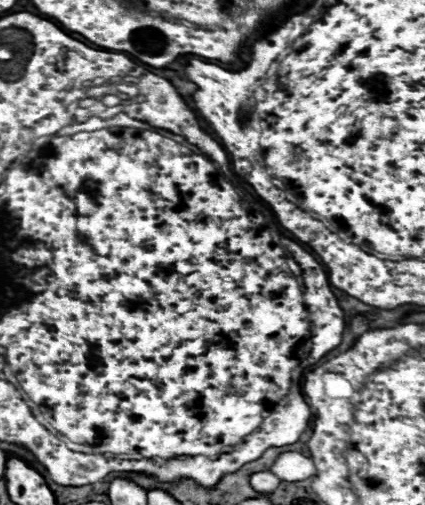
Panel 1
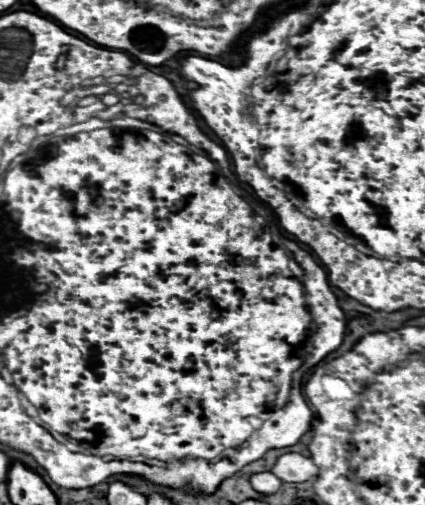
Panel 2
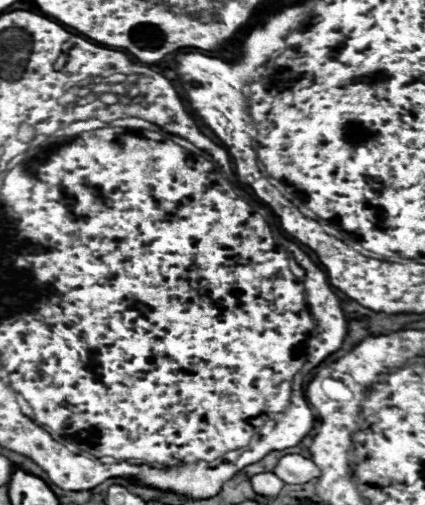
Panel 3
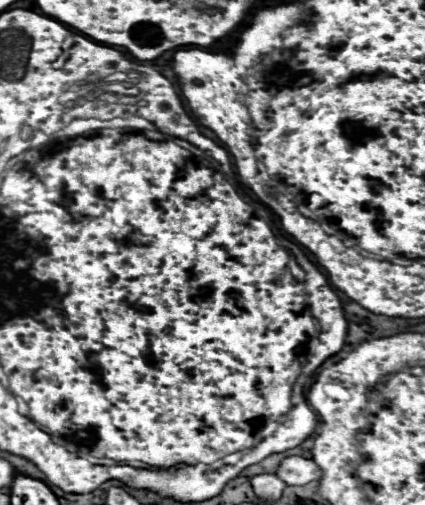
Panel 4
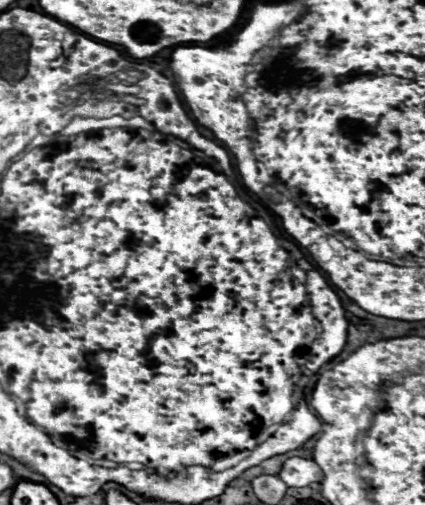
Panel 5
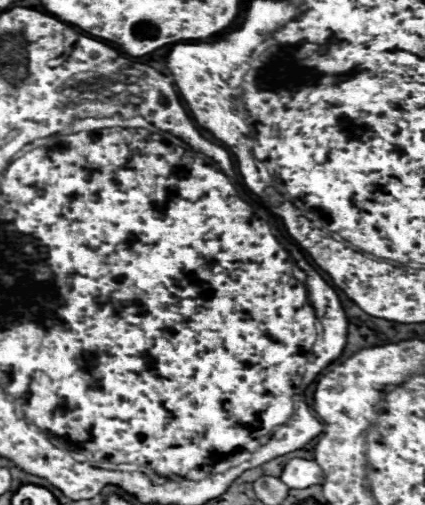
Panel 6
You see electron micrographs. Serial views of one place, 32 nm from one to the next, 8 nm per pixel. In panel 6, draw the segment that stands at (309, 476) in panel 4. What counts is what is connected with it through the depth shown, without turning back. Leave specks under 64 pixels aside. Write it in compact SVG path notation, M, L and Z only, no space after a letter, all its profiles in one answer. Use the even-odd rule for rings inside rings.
M292 458L284 464L282 476L284 484L288 488L308 488L312 484L322 484L324 482L324 472L314 460L304 460L304 458Z

